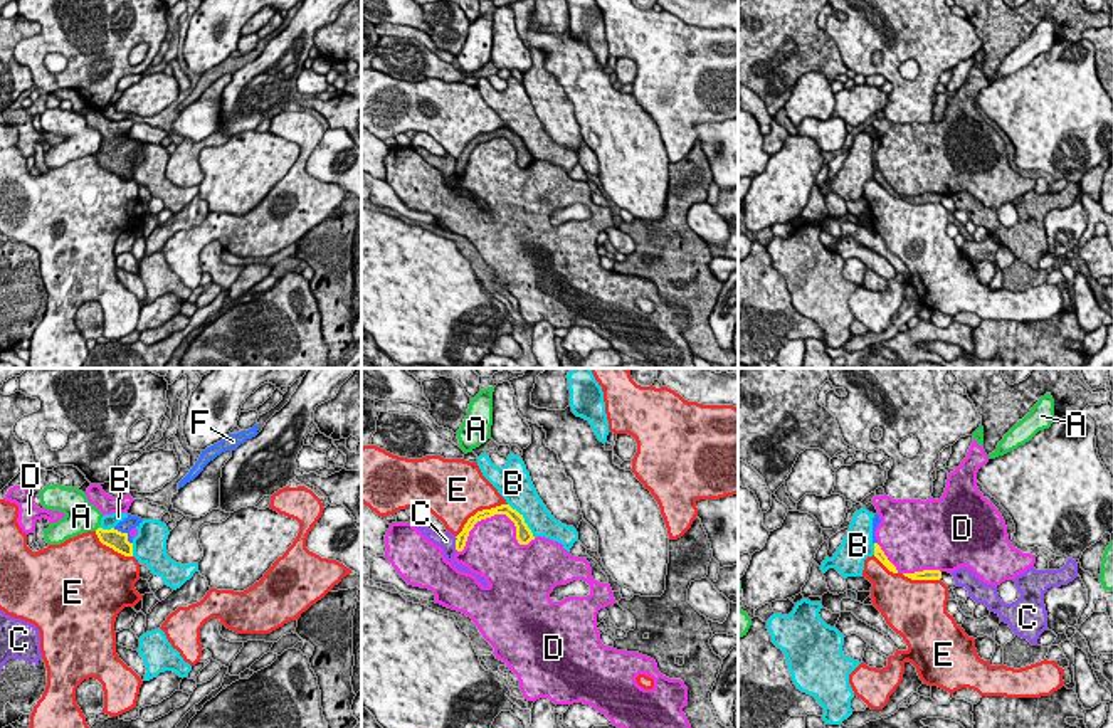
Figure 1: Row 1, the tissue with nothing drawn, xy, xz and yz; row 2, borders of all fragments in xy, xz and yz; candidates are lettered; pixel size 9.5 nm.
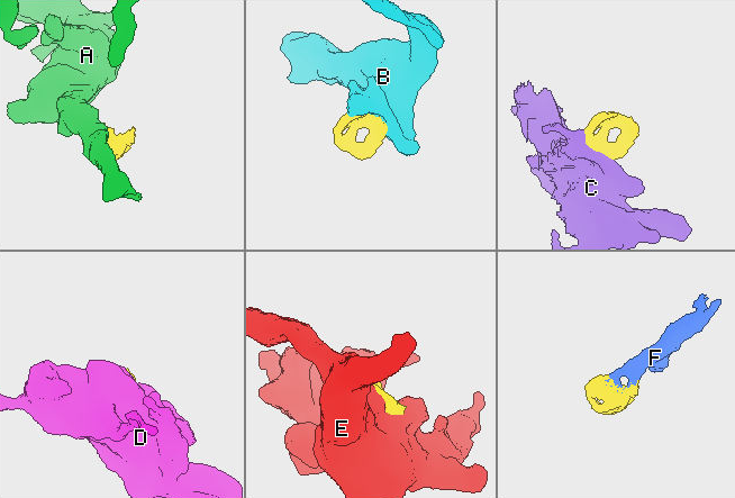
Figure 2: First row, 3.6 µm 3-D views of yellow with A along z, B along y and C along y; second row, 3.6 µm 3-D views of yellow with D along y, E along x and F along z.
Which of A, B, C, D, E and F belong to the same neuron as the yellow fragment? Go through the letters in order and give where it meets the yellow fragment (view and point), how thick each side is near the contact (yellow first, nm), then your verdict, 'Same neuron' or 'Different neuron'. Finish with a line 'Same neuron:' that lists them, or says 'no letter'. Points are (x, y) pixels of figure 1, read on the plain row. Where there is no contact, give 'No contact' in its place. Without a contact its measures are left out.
A: No contact. Different neuron
B: Touches yellow at xz (523, 142). Thickness 160 nm (yellow) against 300 nm. Different neuron
C: Touches yellow at xz (456, 167). Thickness 100 nm (yellow) against 160 nm. Different neuron
D: Touches yellow at xz (496, 137). Thickness 120 nm (yellow) against 420 nm. Different neuron
E: Touches yellow at xz (478, 135). Thickness 100 nm (yellow) against 500 nm. Different neuron
F: Touches yellow at xy (125, 157). Thickness 190 nm (yellow) against 140 nm. Same neuron
Same neuron: F

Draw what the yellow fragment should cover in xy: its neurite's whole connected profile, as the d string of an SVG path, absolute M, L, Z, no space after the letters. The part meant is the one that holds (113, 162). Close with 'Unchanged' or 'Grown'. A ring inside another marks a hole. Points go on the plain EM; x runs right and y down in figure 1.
M128 138L111 153L98 151L96 158L103 168L113 171L124 180L133 180L133 161L129 155L140 150L141 145L141 141Z. Grown

